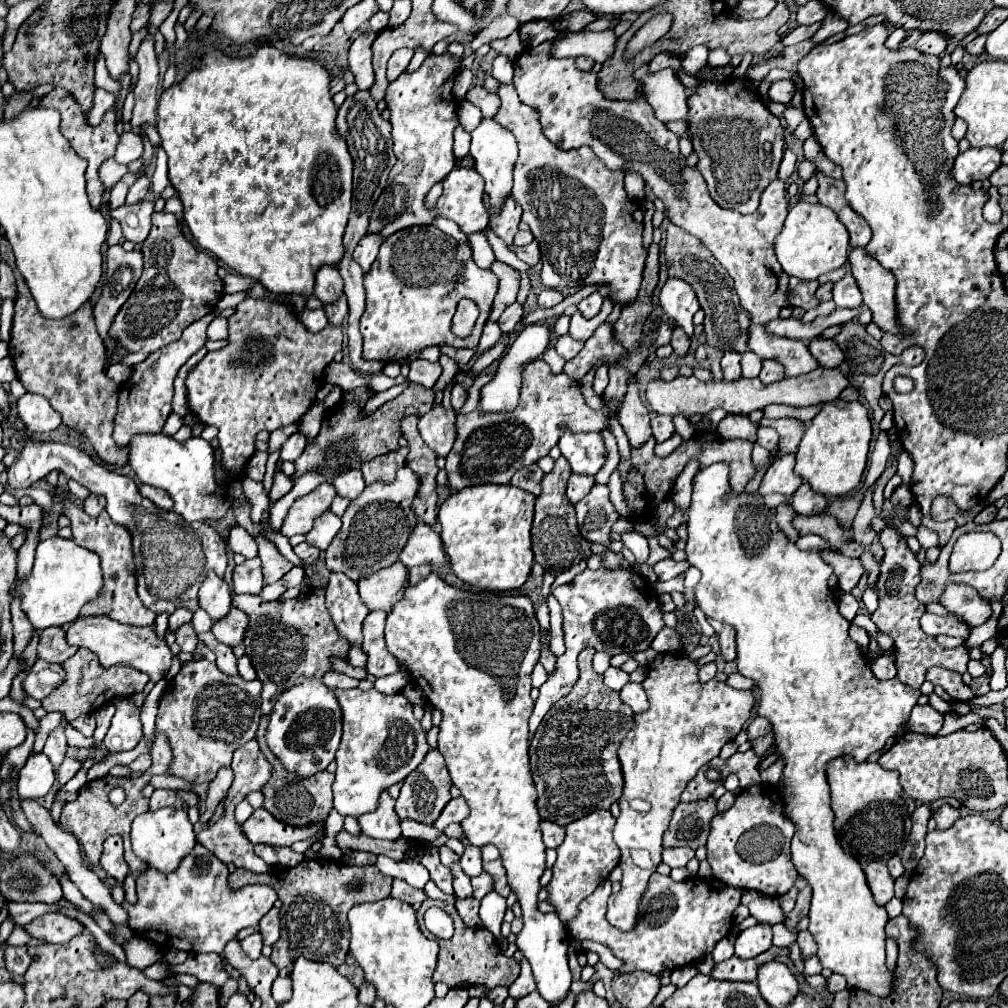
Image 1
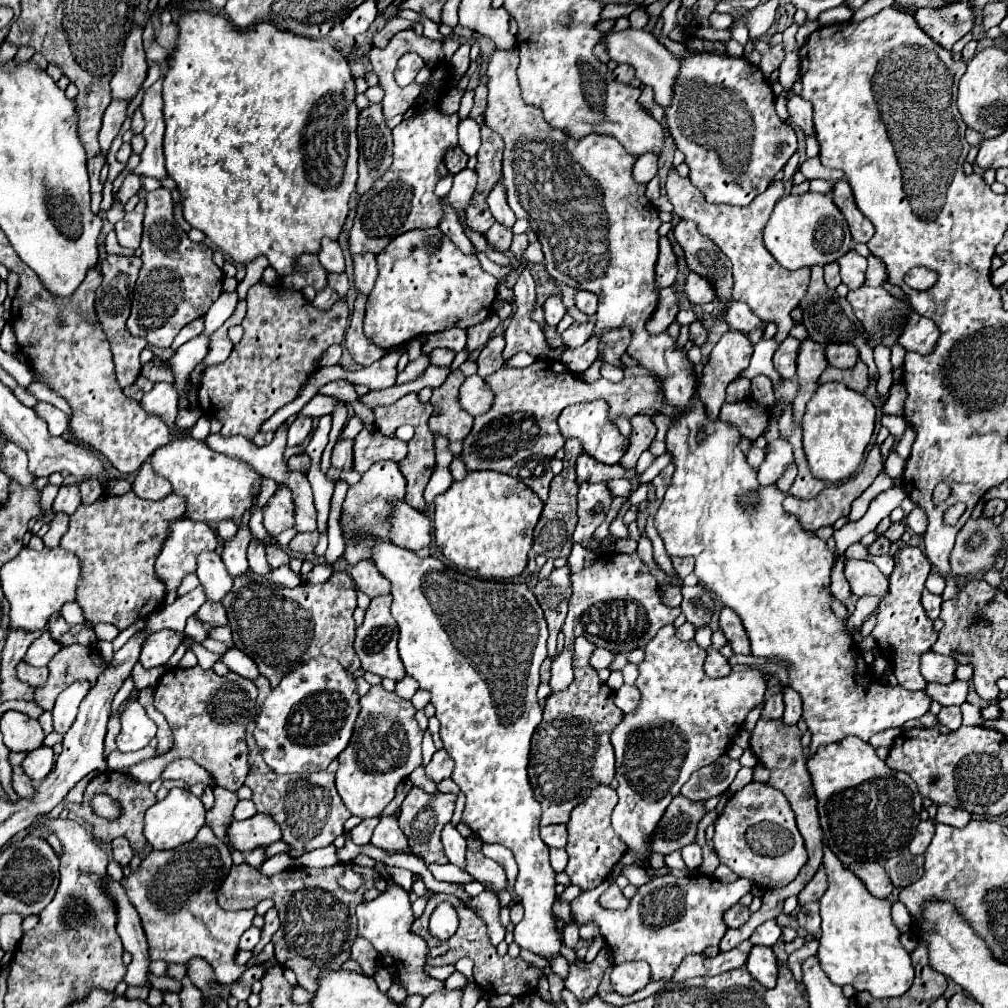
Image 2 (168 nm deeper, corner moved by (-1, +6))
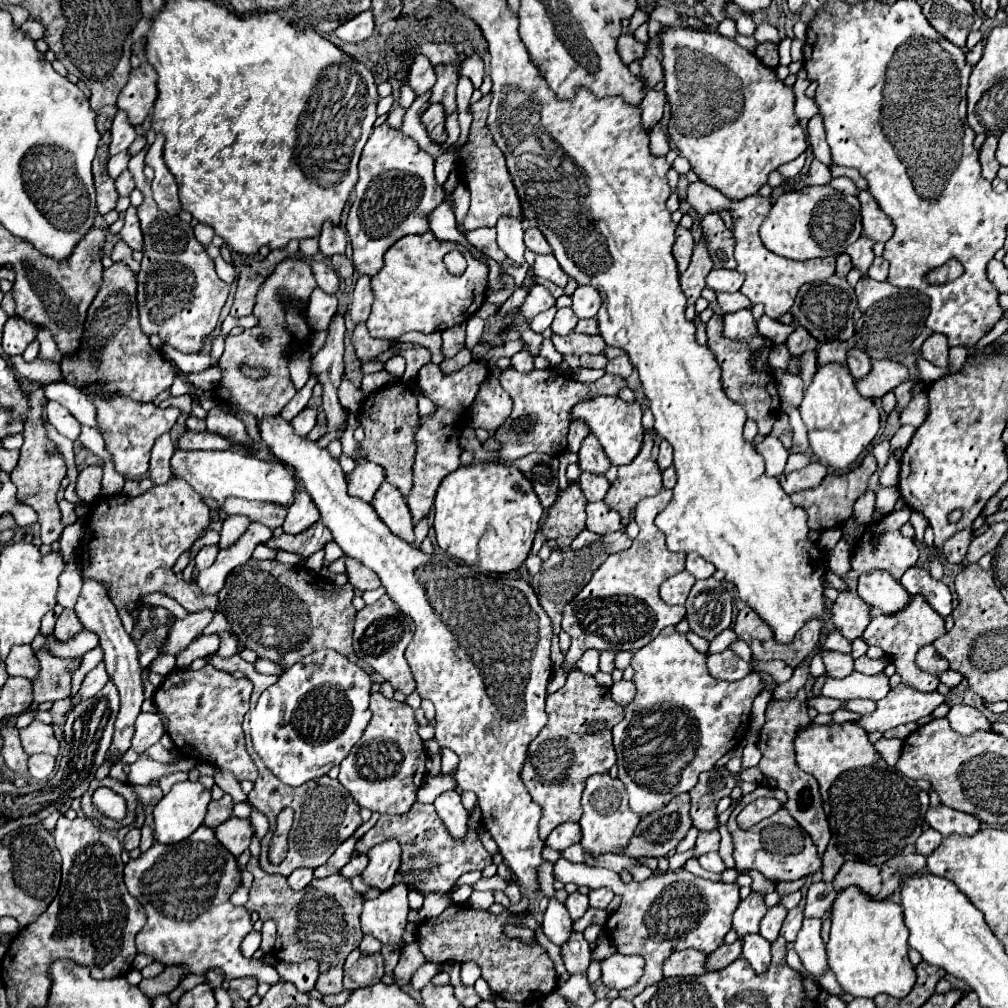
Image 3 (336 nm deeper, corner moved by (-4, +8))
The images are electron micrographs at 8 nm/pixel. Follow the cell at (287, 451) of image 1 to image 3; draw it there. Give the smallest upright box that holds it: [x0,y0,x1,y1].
[292,408,316,436]

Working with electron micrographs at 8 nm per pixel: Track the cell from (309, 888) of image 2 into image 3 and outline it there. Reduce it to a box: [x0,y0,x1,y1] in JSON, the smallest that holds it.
[244,858,364,994]

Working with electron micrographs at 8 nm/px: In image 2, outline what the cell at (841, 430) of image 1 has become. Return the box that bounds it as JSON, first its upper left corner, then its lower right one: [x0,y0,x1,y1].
[803,382,875,484]

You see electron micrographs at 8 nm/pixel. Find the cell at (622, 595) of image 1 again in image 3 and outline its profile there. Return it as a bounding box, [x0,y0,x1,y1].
[562,490,686,672]

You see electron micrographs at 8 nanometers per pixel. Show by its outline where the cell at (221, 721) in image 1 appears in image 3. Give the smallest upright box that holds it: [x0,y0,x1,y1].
[154,664,256,780]

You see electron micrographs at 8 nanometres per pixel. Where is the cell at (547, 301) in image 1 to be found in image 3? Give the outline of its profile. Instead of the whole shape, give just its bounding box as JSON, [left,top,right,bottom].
[552,308,578,334]

